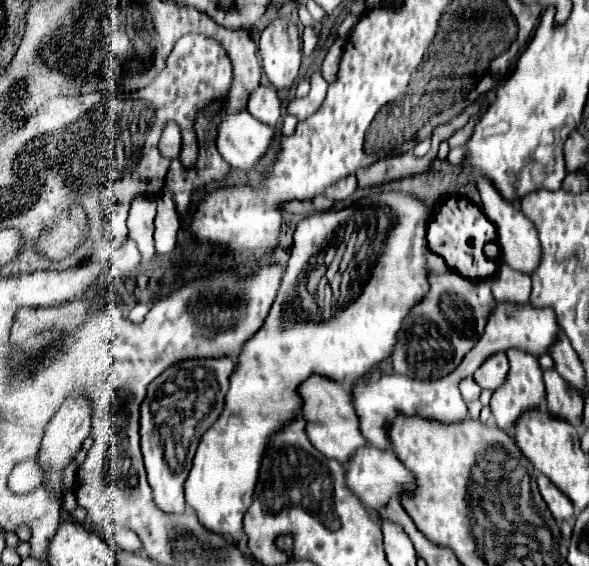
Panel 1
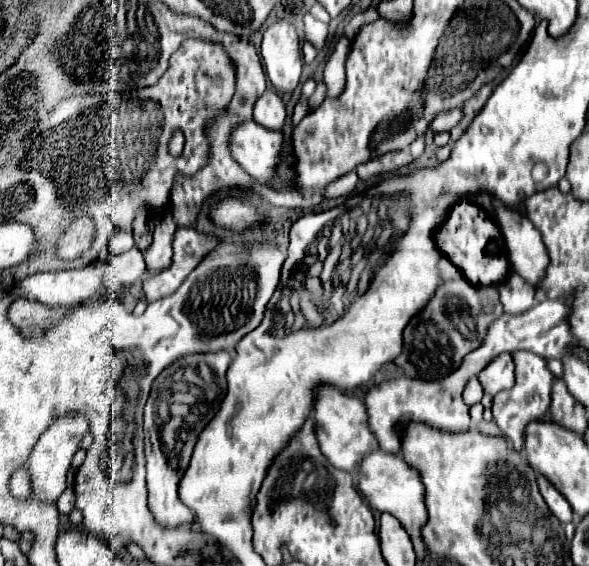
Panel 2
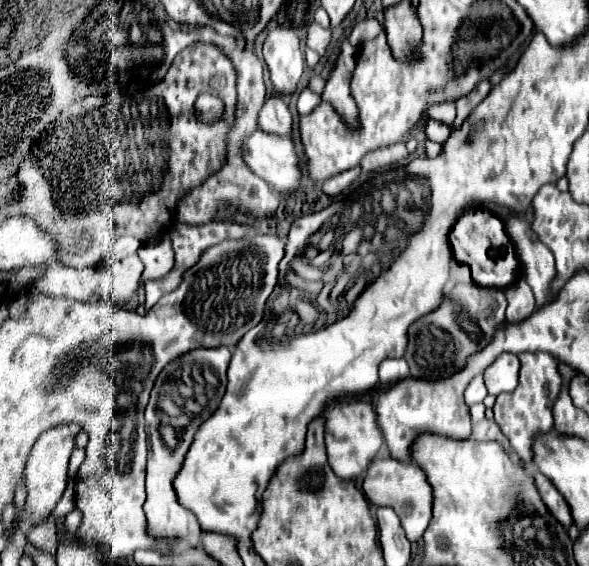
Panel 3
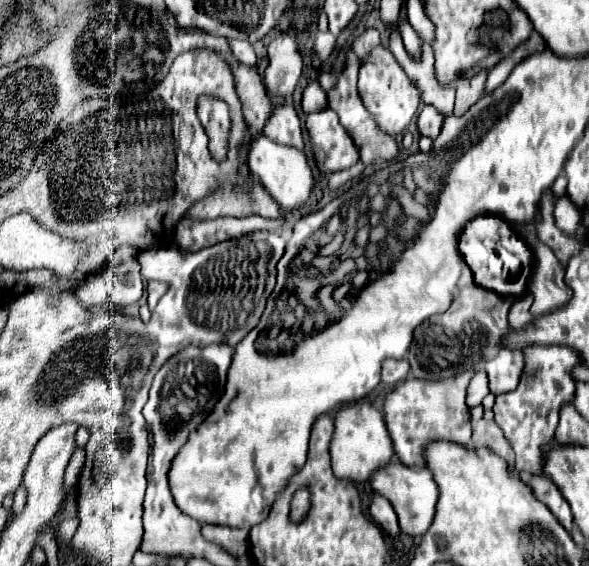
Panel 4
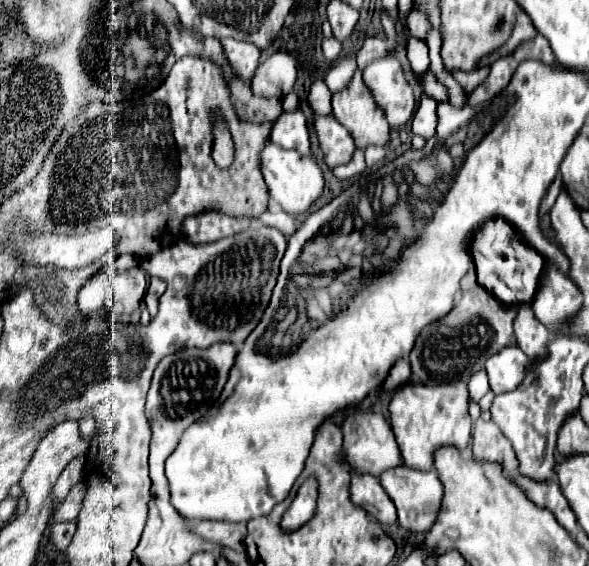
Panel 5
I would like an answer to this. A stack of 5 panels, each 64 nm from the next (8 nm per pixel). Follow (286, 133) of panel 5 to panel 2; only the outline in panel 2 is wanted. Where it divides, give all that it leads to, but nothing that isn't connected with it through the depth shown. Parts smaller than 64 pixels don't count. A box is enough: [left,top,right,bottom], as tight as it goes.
[254,90,286,130]

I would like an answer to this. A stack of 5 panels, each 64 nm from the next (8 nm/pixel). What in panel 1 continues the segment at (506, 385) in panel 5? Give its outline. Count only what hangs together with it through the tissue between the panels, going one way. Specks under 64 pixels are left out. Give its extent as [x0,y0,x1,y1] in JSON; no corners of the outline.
[474,352,508,390]

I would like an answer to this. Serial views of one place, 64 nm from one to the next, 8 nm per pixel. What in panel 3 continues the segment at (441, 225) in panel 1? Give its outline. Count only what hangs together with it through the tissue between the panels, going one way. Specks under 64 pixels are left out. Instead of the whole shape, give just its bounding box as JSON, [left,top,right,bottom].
[450,210,522,288]

